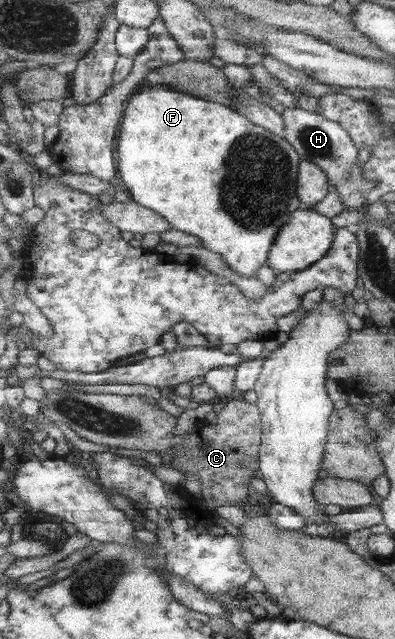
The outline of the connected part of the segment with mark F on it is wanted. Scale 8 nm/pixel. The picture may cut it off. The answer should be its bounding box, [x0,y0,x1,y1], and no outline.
[117,84,309,278]

